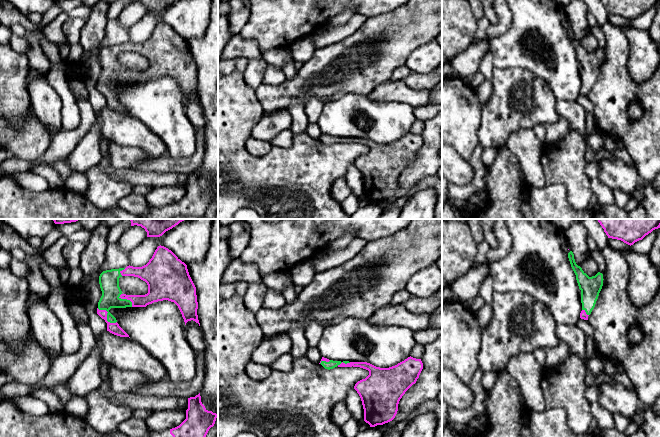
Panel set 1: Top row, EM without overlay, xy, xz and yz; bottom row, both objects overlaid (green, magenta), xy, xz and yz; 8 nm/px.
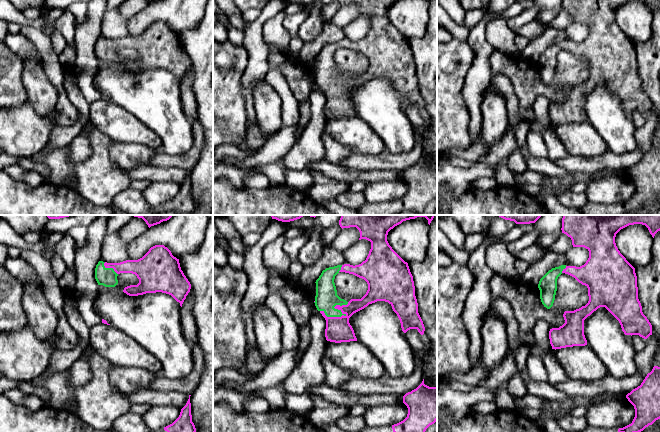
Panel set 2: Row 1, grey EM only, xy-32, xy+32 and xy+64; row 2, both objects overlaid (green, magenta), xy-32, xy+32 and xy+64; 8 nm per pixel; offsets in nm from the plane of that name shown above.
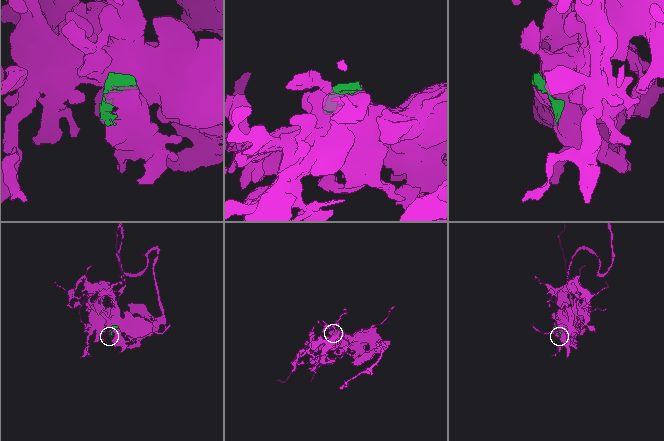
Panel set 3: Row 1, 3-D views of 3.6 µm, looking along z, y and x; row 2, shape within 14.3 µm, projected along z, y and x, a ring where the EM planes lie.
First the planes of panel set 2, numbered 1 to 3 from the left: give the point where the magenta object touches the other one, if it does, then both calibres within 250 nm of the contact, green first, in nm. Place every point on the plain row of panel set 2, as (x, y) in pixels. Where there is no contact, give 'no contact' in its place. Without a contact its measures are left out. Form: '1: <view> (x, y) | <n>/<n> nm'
1: xy-32 (110, 44) | 150/150 nm
2: xy+32 (342, 90) | 180/200 nm
3: xy+64 (564, 44) | 150/240 nm

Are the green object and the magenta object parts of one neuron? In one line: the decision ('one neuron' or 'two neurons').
one neuron

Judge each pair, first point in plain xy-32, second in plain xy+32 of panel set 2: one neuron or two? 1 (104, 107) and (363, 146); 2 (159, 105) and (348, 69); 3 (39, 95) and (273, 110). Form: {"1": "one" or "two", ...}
{"1": "one", "2": "two", "3": "one"}

